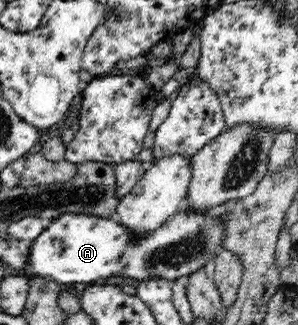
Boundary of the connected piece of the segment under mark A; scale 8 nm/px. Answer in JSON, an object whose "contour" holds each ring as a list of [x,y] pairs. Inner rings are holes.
{"contour":[[[178,211],[166,225],[153,231],[143,238],[136,238],[134,234],[118,224],[111,217],[98,217],[90,213],[62,213],[54,217],[48,227],[41,231],[32,241],[26,261],[27,276],[42,276],[61,284],[104,282],[108,277],[132,277],[132,279],[148,279],[148,277],[163,277],[173,282],[178,277],[188,276],[192,271],[205,267],[210,259],[215,257],[214,251],[220,247],[220,239],[224,237],[224,224],[220,218],[215,218],[204,224],[206,214],[202,212]]]}

